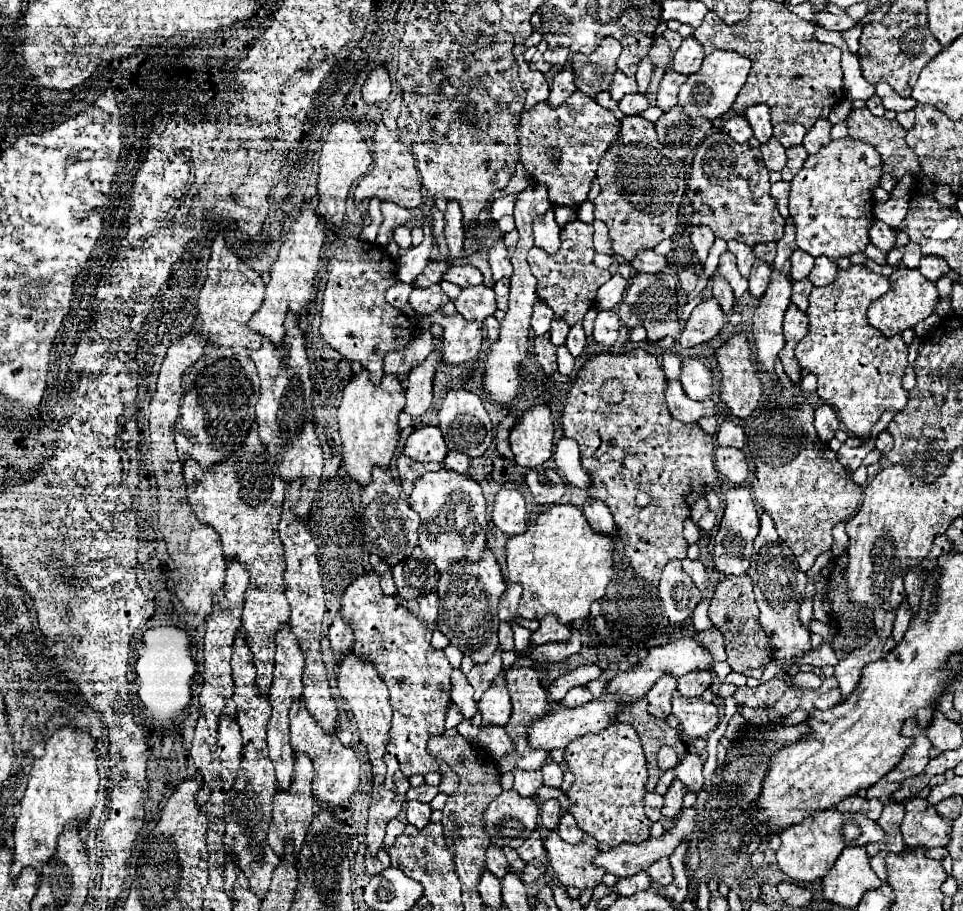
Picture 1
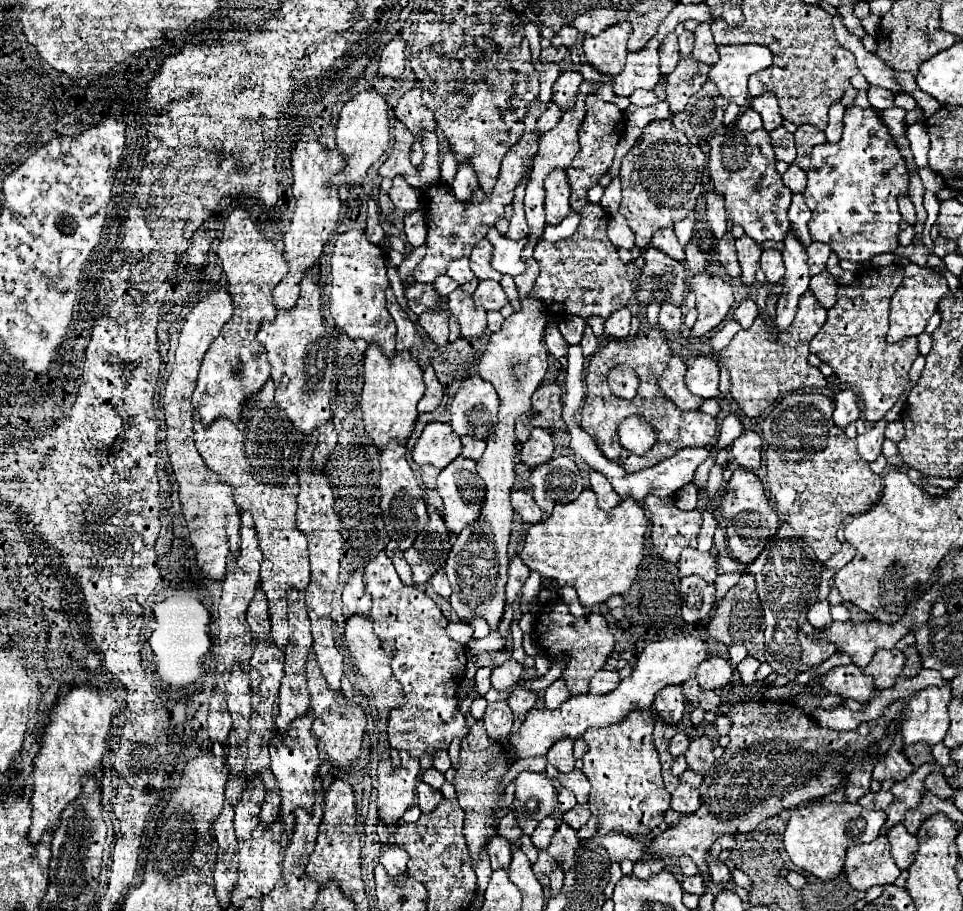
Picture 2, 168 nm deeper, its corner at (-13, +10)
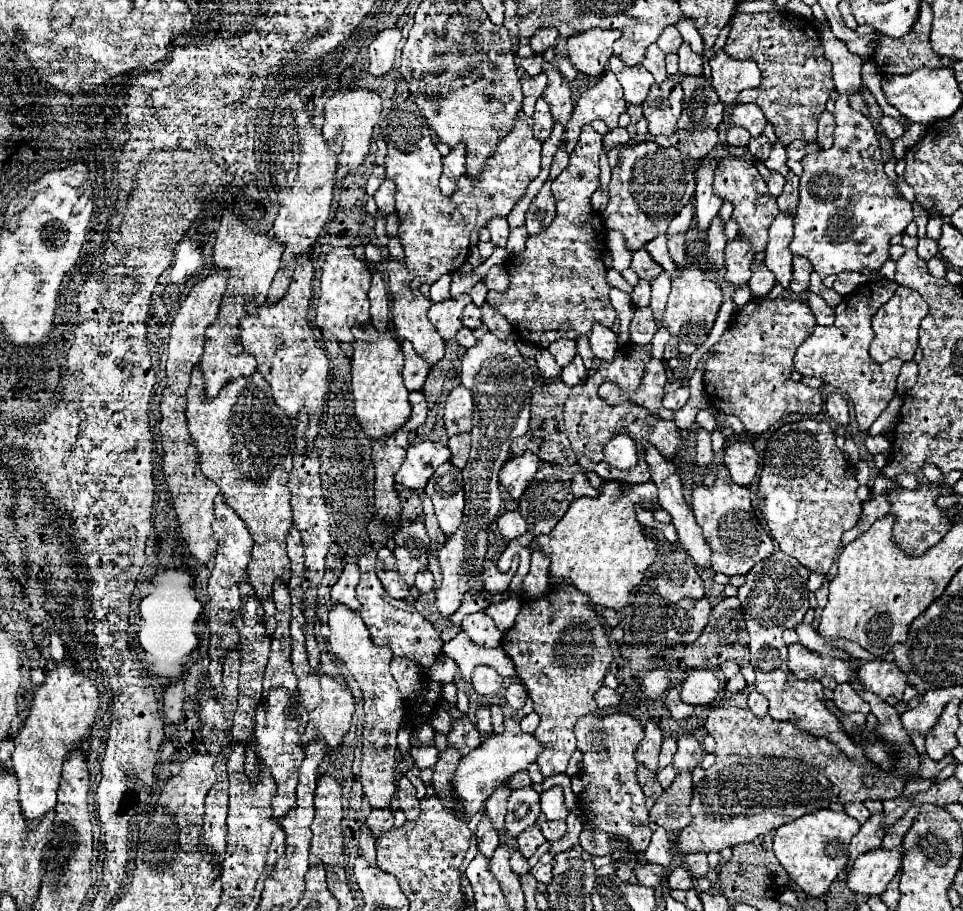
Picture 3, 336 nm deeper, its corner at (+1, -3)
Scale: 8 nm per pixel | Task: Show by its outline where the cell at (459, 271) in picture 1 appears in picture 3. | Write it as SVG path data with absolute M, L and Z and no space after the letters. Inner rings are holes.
M450 275L448 277L440 277L440 281L436 281L432 287L430 287L430 301L432 303L438 303L438 301L444 301L450 297Z

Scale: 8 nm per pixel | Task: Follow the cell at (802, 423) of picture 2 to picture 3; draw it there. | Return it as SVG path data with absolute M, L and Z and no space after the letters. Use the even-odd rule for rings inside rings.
M802 417L796 423L782 425L770 437L768 447L764 451L764 467L756 495L770 537L778 543L780 551L798 559L806 569L814 573L828 573L828 569L832 567L842 533L852 529L862 513L862 503L856 497L856 489L858 481L854 477L854 467L844 459L842 451L836 447L834 429L830 423L812 417Z

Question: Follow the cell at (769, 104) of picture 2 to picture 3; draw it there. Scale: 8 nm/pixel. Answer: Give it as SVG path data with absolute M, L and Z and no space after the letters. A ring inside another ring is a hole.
M746 103L746 105L736 105L734 107L734 111L730 115L730 123L738 125L738 127L744 127L744 129L750 131L752 137L758 137L758 135L762 135L766 119L764 119L764 113L760 111L758 105Z

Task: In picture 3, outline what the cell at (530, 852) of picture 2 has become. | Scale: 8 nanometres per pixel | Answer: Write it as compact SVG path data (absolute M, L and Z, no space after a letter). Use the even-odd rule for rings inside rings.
M518 851L512 853L510 865L512 865L512 871L514 871L516 875L526 875L526 873L530 873L530 865L528 865L526 857L524 857L522 853L518 853Z

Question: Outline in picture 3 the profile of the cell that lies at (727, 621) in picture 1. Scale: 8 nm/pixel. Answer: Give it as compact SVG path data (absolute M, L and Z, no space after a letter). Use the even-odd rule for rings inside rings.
M726 597L724 601L720 601L710 615L710 621L704 629L704 633L700 635L700 639L696 639L692 645L688 645L684 649L684 665L690 669L700 669L700 667L718 667L724 661L736 661L738 665L746 665L750 661L748 655L748 631L746 631L746 621L740 609L740 601L738 597Z

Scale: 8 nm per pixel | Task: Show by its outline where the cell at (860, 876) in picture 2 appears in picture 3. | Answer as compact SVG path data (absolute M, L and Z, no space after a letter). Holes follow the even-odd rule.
M876 849L860 855L848 873L848 887L862 895L882 895L892 877L902 869L902 849Z

